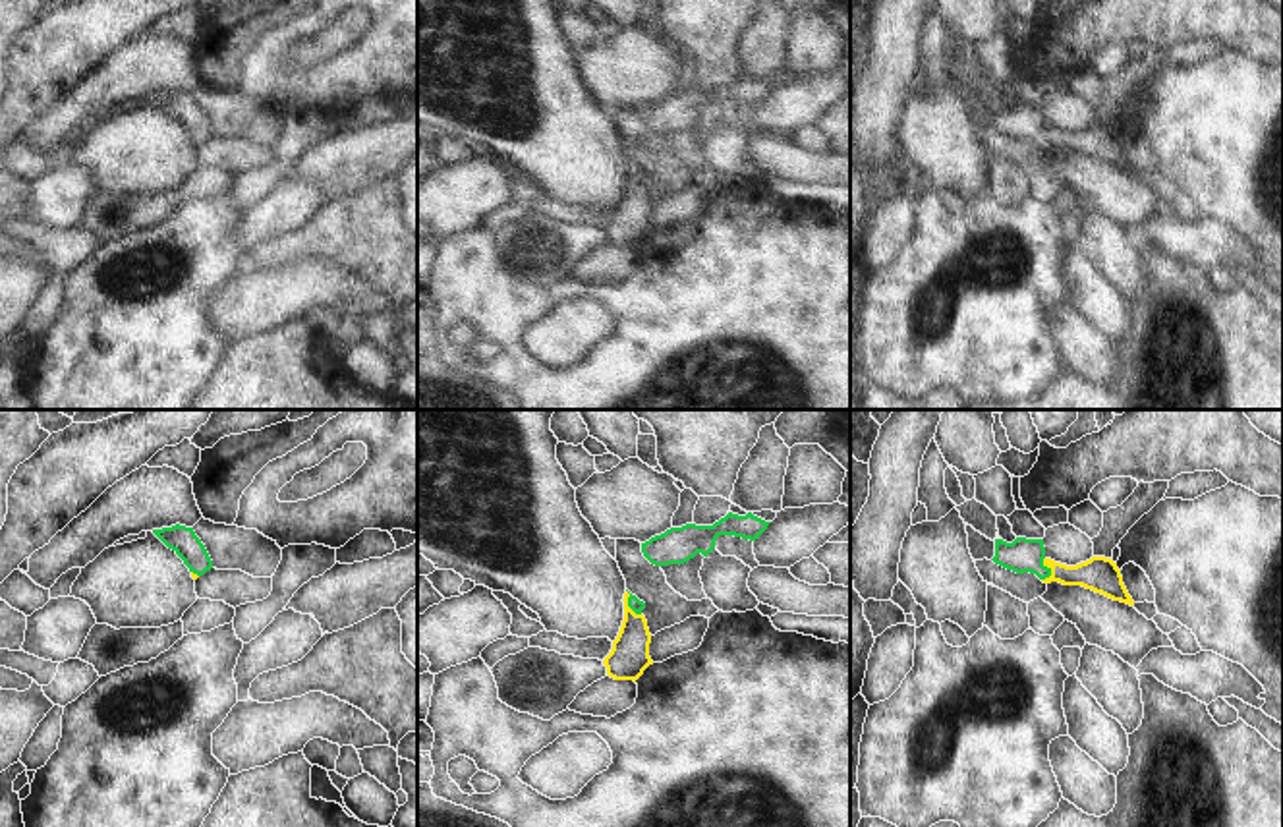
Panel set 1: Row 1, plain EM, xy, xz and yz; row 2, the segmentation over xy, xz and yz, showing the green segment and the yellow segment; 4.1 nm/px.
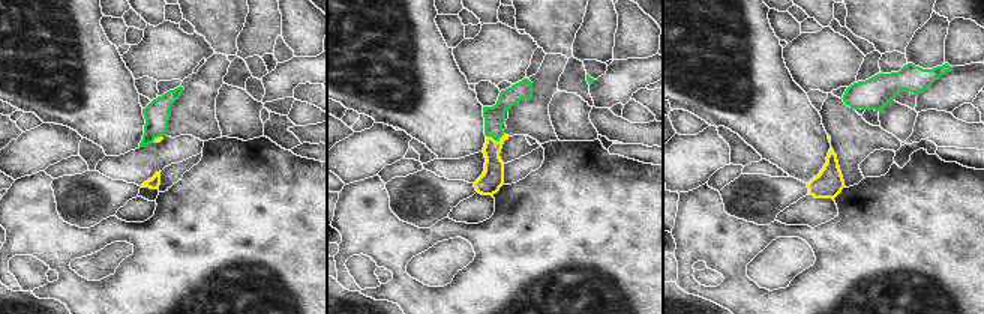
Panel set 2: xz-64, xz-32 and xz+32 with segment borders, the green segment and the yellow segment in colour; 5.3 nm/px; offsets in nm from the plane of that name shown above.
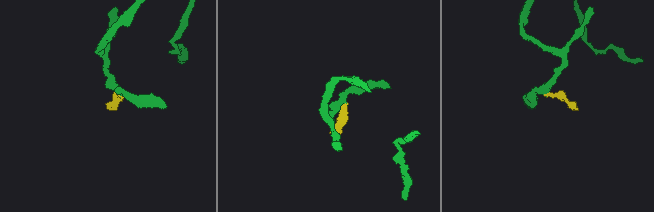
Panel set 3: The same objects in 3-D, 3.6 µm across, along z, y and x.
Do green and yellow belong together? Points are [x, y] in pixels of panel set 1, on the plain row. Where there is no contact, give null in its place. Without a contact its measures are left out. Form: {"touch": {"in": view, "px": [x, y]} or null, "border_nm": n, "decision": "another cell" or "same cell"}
{"touch": {"in": "yz", "px": [1050, 138]}, "border_nm": 100, "decision": "same cell"}

